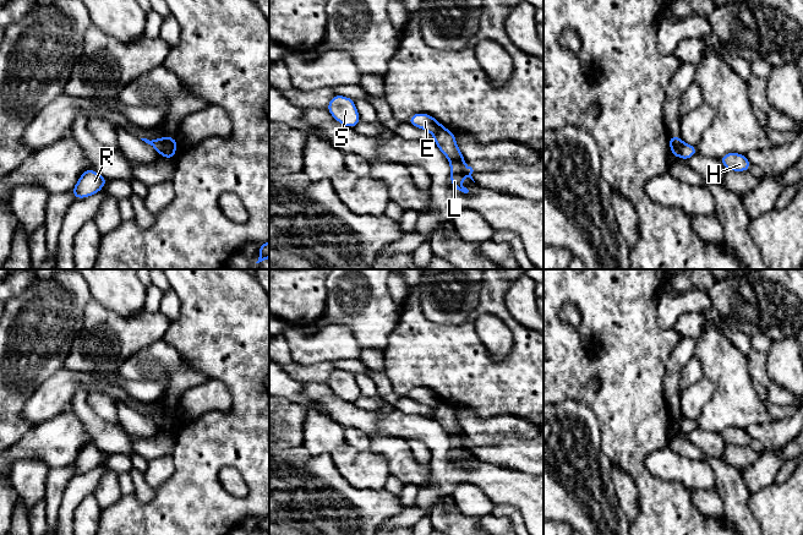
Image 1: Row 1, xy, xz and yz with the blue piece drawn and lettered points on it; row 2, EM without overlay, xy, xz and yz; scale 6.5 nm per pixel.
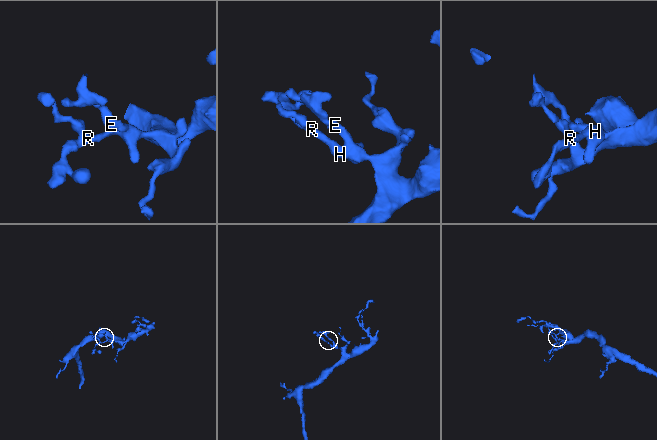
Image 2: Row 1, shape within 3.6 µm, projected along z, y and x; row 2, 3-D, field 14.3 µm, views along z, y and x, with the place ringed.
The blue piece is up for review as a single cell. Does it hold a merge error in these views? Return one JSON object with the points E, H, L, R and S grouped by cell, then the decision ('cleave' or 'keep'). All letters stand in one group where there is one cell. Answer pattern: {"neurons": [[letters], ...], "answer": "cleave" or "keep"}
{"neurons": [["E"], ["H", "L", "R", "S"]], "answer": "cleave"}

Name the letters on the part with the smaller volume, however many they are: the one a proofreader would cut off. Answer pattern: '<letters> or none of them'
E

